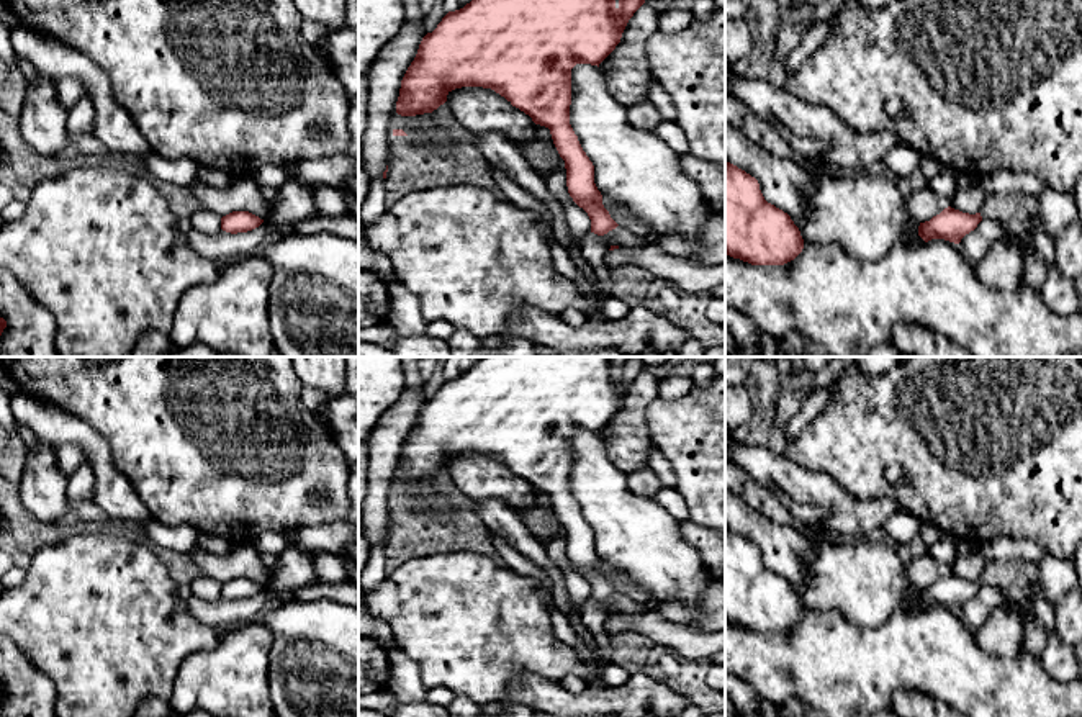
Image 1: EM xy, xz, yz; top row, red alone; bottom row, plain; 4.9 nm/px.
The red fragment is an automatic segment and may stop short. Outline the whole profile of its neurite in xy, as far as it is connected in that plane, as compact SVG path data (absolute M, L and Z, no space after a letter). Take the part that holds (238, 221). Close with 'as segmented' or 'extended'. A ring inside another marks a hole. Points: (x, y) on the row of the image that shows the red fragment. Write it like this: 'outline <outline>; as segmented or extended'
outline M232 211L221 218L221 229L231 234L247 232L264 223L259 216L249 211Z; as segmented

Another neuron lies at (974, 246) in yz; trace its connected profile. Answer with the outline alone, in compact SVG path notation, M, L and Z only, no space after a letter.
M982 218L977 228L961 239L959 247L963 250L963 255L971 264L977 264L985 257L989 249L995 242L1000 242L1000 239L1005 236L1008 236L1008 232L1000 223L990 218Z

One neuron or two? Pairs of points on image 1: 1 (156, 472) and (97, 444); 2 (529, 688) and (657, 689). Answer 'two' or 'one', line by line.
1: two
2: one

